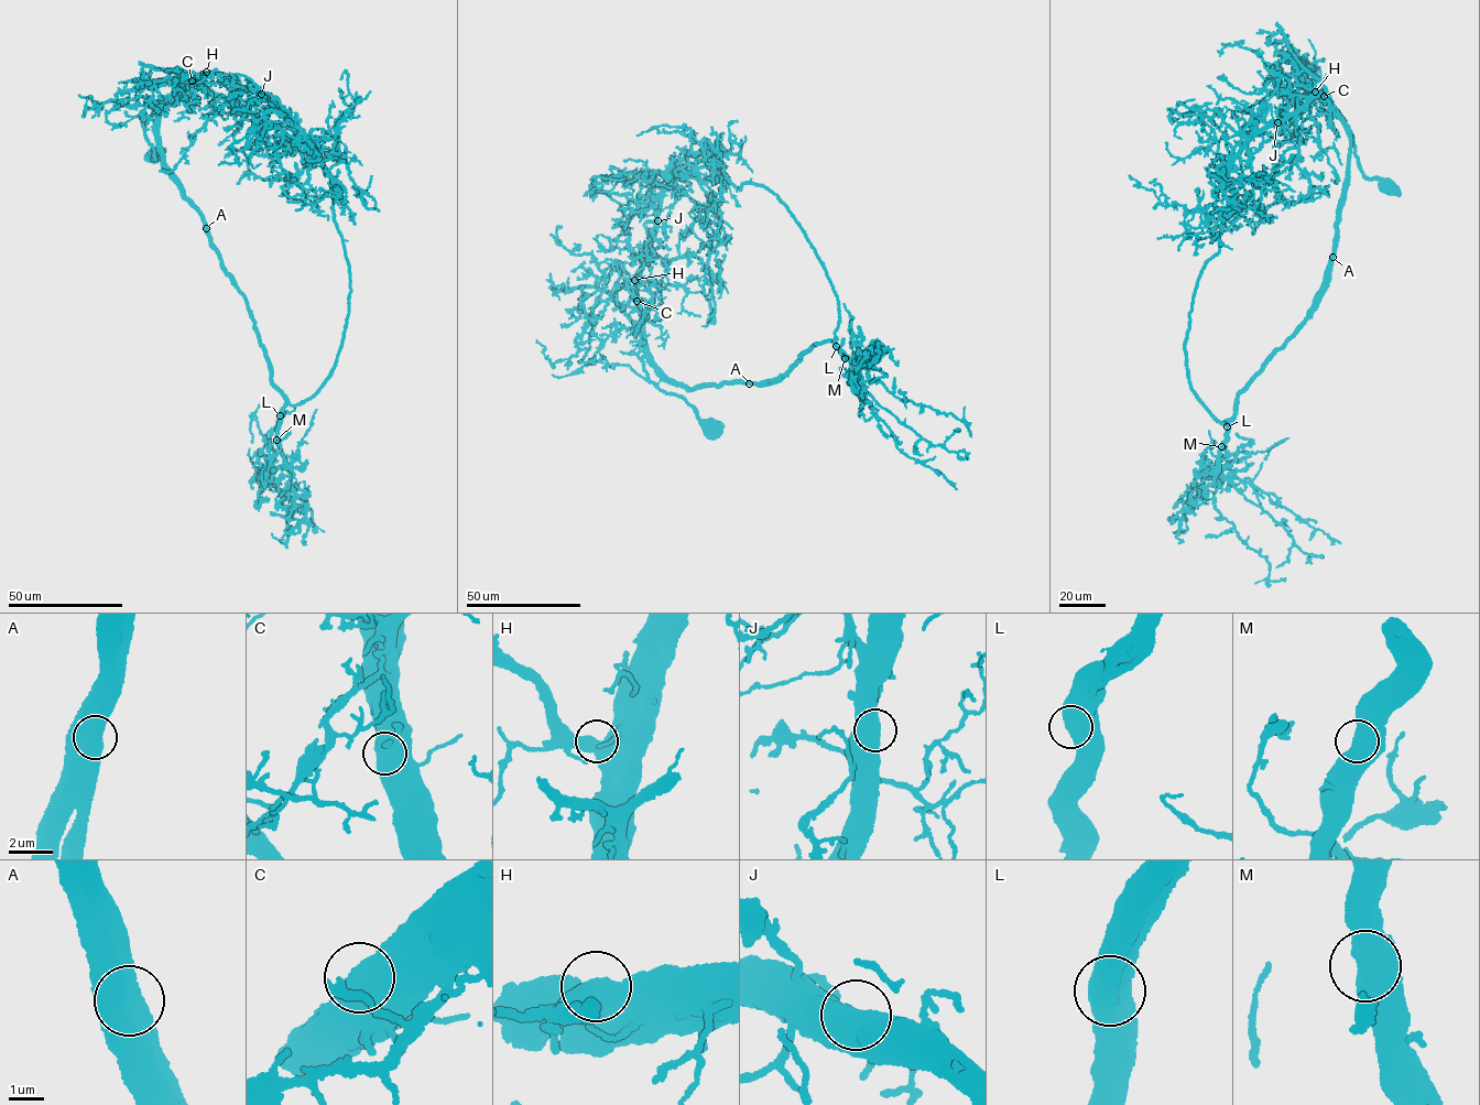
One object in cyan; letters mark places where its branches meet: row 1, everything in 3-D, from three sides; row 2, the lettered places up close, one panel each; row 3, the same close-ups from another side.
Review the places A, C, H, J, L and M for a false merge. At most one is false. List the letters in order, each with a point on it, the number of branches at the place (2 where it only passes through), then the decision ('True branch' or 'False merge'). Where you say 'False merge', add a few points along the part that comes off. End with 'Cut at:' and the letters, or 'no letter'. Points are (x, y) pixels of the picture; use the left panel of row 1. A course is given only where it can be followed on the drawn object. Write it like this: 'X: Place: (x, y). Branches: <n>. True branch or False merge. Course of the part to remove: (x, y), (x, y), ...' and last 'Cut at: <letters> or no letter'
A: Place: (206, 228). Branches: 1. False merge. Course of the part to remove: (206, 228), (164, 169), (154, 128), (178, 72), (151, 83), (145, 125)
C: Place: (192, 80). Branches: 1. True branch
H: Place: (206, 72). Branches: 2. True branch
J: Place: (261, 94). Branches: 1. True branch
L: Place: (280, 415). Branches: 1. True branch
M: Place: (276, 440). Branches: 1. True branch
Cut at: A

